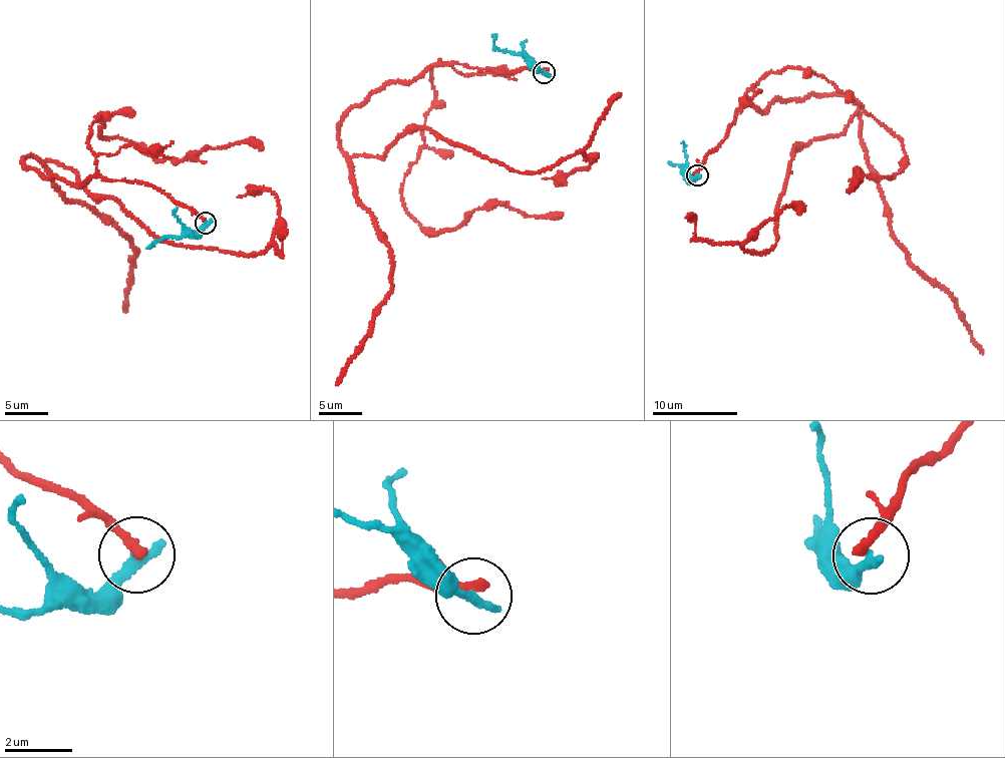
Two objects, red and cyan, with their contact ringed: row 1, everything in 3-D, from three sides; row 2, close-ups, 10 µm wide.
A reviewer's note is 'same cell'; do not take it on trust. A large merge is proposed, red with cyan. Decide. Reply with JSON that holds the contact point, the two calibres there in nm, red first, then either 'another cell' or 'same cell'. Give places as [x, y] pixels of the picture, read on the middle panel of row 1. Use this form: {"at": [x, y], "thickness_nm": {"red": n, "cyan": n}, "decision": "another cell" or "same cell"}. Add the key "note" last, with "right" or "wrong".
{"at": [544, 72], "thickness_nm": {"red": 320, "cyan": 360}, "decision": "another cell", "note": "wrong"}

